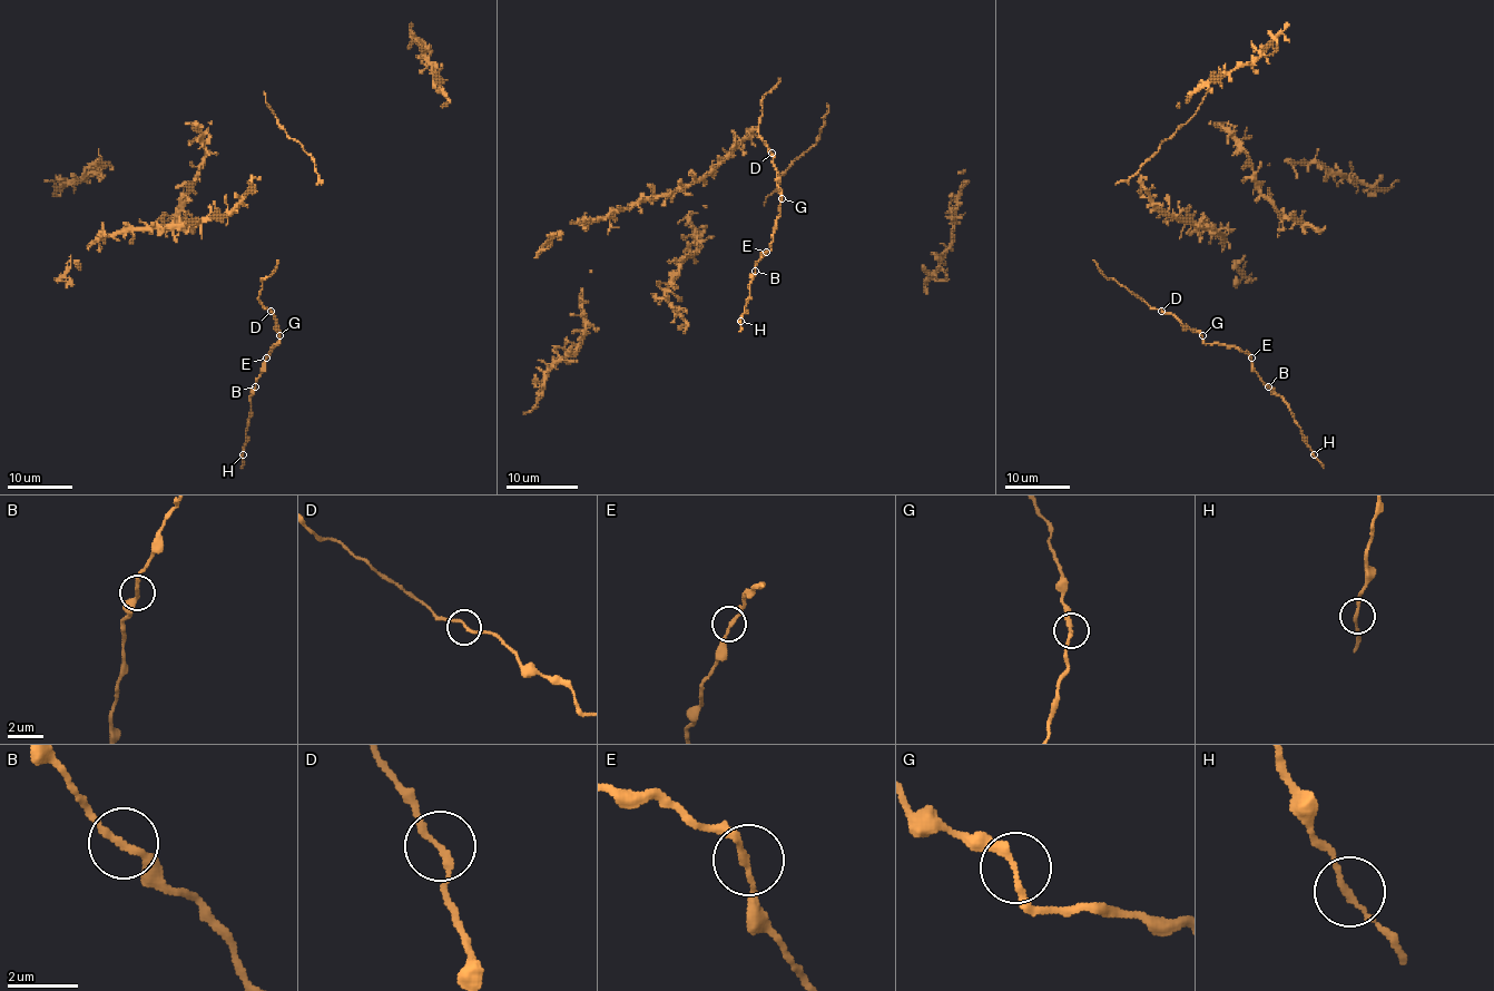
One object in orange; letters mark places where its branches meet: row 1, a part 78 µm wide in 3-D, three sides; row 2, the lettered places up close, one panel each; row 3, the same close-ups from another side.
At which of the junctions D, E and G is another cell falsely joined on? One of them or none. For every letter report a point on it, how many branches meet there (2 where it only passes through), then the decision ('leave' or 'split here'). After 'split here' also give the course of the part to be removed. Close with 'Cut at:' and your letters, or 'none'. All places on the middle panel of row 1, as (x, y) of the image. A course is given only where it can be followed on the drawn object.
D: (772, 153) | 2 | leave
E: (766, 252) | 2 | leave
G: (782, 198) | 2 | leave
Cut at: none

